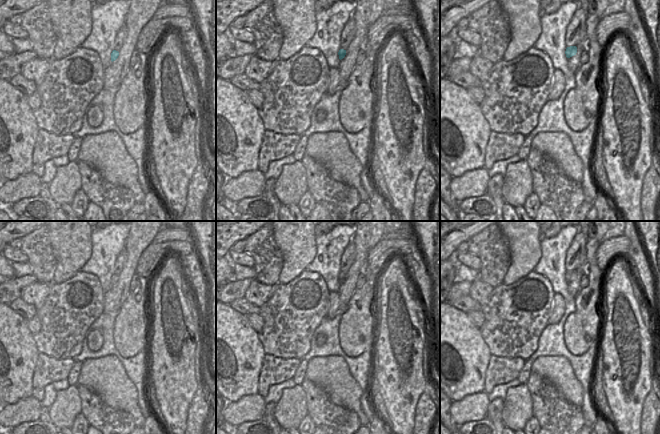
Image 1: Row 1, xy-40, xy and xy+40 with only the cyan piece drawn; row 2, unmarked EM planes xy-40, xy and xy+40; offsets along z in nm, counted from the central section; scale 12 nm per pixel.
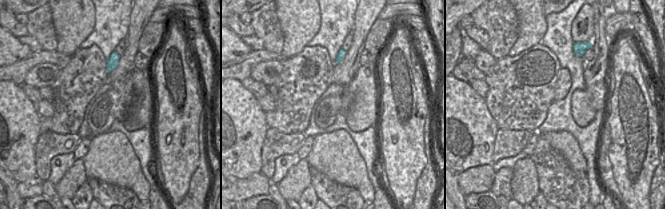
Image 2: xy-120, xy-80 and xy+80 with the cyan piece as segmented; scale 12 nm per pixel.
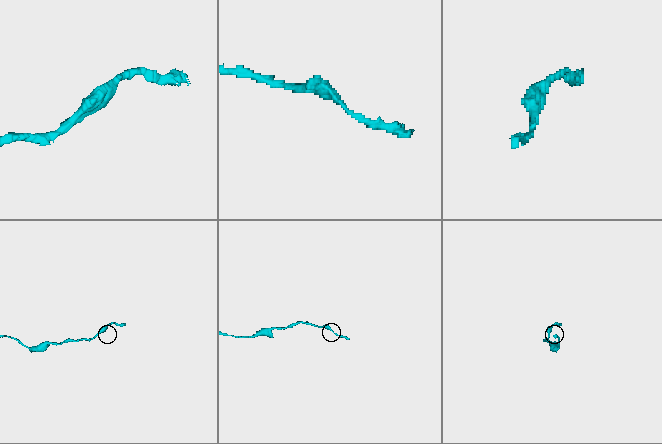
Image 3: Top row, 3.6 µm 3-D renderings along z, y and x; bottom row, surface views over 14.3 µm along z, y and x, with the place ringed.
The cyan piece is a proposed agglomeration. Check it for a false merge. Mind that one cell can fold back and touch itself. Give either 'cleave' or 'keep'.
keep

